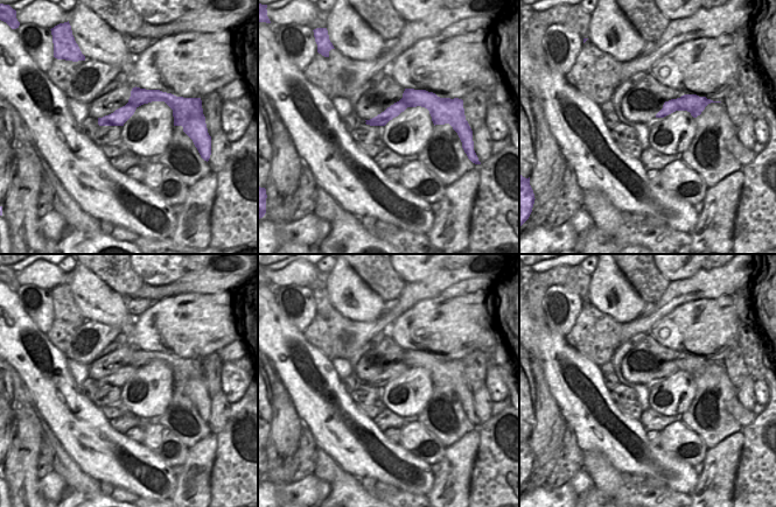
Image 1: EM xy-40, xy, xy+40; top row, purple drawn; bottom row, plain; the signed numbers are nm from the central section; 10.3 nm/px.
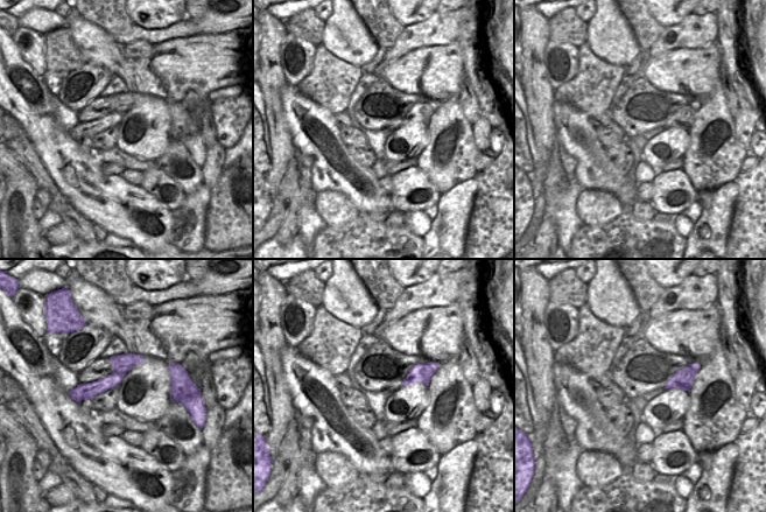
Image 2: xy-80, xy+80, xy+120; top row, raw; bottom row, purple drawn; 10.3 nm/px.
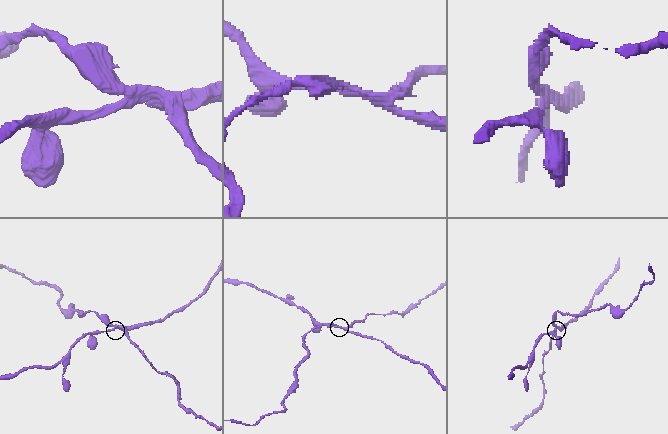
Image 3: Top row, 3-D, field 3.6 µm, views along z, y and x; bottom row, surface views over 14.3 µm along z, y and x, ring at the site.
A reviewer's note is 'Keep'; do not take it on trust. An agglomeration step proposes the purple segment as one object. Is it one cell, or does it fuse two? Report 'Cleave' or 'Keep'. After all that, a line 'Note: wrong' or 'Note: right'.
Cleave.
Note: wrong

